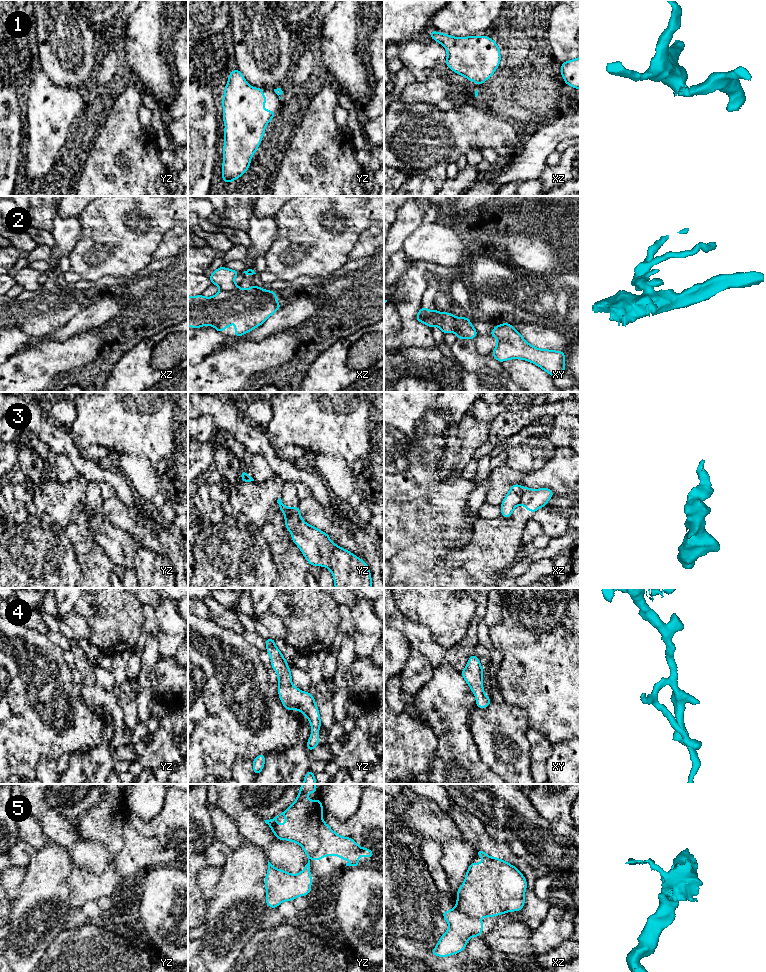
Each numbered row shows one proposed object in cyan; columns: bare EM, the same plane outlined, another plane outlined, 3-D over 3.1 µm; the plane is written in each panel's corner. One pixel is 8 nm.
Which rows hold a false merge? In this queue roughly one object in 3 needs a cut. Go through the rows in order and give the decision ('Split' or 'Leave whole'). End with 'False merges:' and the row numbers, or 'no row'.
1: Leave whole
2: Split
3: Split
4: Leave whole
5: Leave whole
False merges: 2, 3

